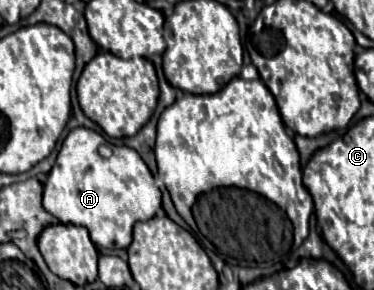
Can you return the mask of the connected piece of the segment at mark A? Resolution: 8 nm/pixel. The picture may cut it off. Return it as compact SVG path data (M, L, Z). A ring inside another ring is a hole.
M73 128L67 134L67 138L63 140L63 146L57 154L57 162L47 176L45 190L43 190L43 208L47 212L51 212L63 224L85 226L89 230L89 236L95 246L119 250L119 248L127 248L131 244L133 224L153 218L155 212L161 208L161 192L155 186L151 170L147 168L143 158L133 148L109 144L99 132L95 132L91 128ZM103 144L113 150L113 154L109 158L101 158L97 152L97 148Z

